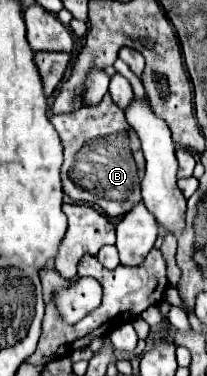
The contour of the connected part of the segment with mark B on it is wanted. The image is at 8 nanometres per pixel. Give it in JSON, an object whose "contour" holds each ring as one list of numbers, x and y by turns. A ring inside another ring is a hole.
{"contour":[[110,94,102,98,100,104,90,108,80,108,76,112,64,114,64,116,52,116,50,122,54,124,62,146,64,146,64,164,62,164,62,186,64,192,74,202,88,202,98,204,100,200,110,200,120,204,120,216,126,214,136,202,140,202,140,174,144,172,144,158,140,152,140,140,132,128,128,128,128,122,124,120,124,112,112,102]]}

